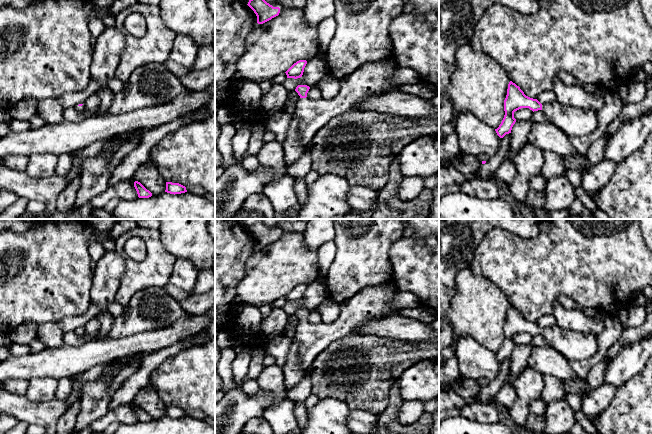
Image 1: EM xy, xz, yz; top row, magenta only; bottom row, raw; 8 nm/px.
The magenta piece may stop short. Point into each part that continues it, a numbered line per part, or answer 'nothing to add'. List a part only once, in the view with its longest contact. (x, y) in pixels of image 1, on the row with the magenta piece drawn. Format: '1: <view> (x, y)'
1: xz (373, 78)

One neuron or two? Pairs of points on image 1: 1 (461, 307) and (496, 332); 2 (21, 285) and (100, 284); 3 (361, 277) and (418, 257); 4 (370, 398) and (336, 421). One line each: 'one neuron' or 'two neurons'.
1: one neuron
2: two neurons
3: two neurons
4: two neurons

